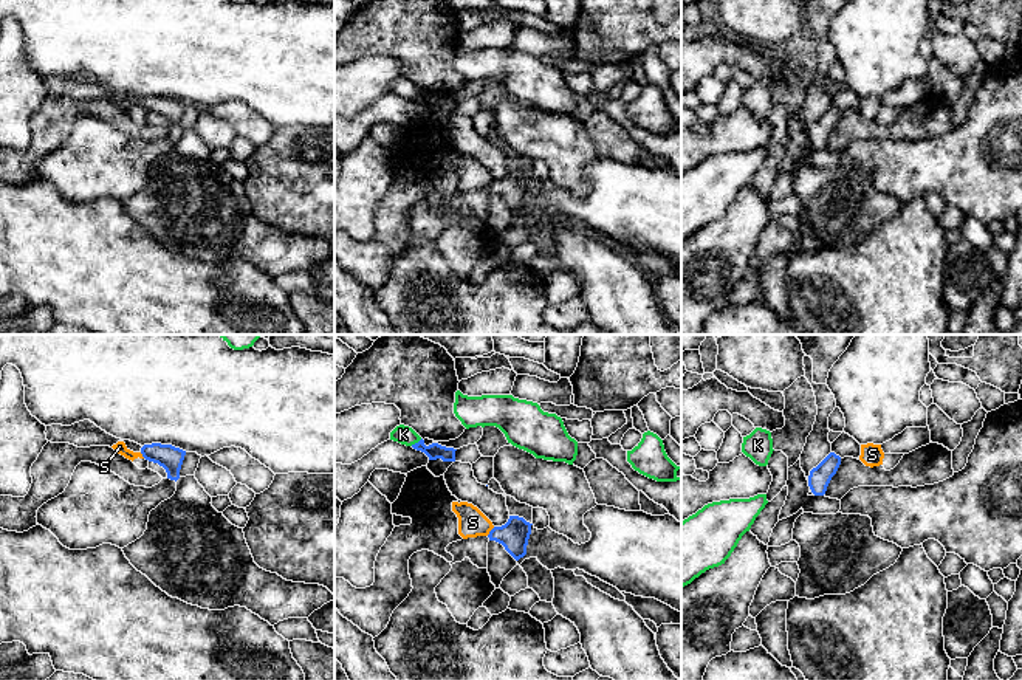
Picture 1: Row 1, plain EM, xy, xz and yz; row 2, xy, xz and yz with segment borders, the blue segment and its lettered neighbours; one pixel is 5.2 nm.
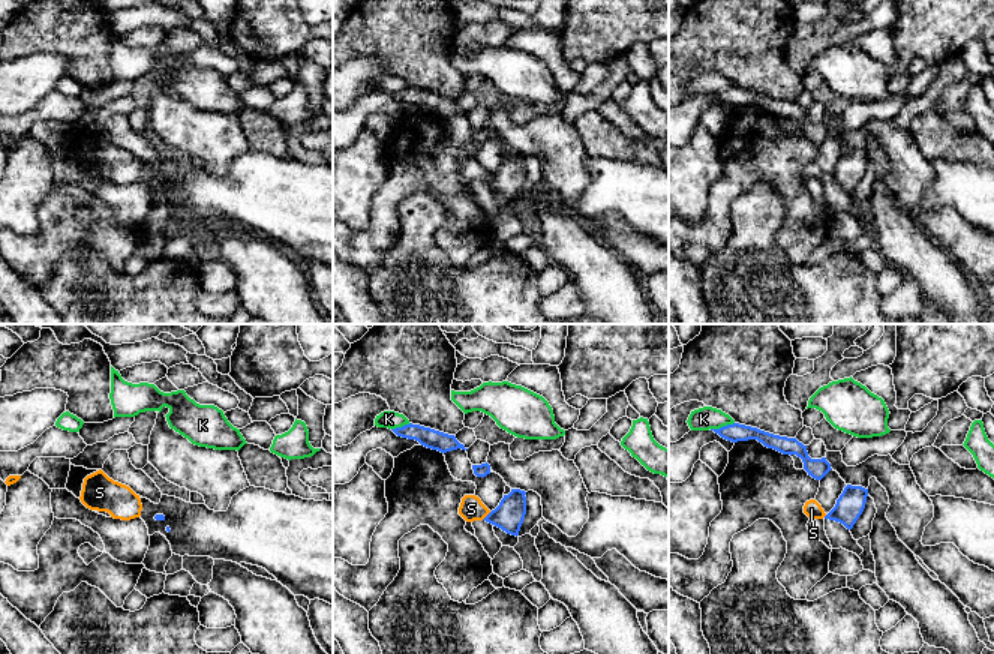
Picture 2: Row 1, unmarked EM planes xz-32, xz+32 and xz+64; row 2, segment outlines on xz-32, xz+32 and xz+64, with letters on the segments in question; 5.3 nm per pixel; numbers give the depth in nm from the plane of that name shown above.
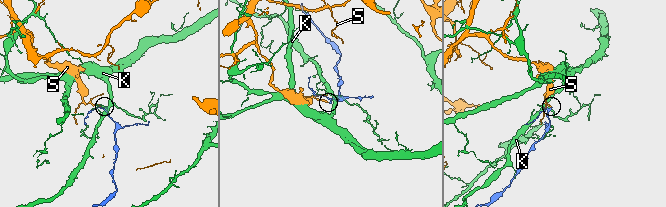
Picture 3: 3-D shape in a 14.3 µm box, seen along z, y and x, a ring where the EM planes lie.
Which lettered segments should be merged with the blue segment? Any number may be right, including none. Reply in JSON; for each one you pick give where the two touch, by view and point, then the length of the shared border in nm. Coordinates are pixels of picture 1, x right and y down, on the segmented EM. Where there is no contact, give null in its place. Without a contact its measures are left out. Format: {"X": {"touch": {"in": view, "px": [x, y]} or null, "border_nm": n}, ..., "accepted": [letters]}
{"accepted": []}

